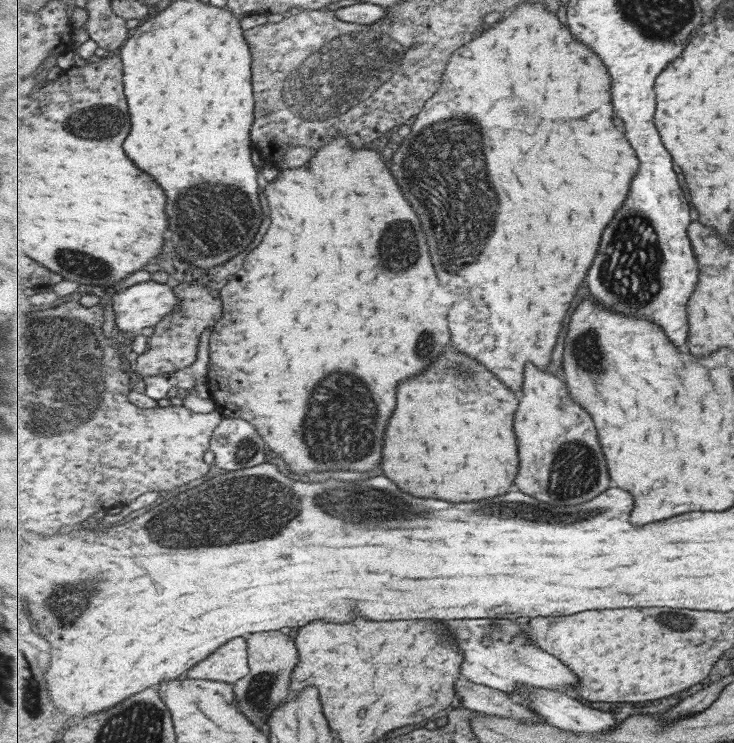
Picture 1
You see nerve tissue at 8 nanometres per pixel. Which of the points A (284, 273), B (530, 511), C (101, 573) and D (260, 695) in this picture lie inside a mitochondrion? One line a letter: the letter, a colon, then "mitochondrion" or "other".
A: other
B: mitochondrion
C: mitochondrion
D: mitochondrion

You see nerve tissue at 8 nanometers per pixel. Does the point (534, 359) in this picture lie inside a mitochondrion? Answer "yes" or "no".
no

